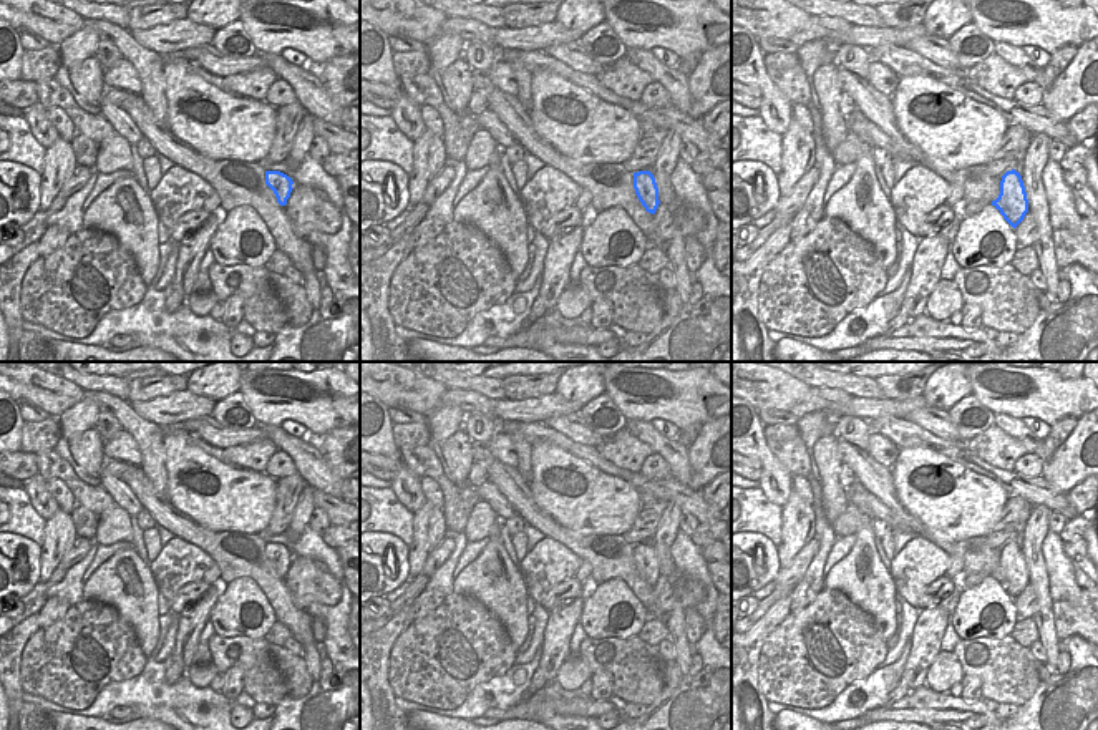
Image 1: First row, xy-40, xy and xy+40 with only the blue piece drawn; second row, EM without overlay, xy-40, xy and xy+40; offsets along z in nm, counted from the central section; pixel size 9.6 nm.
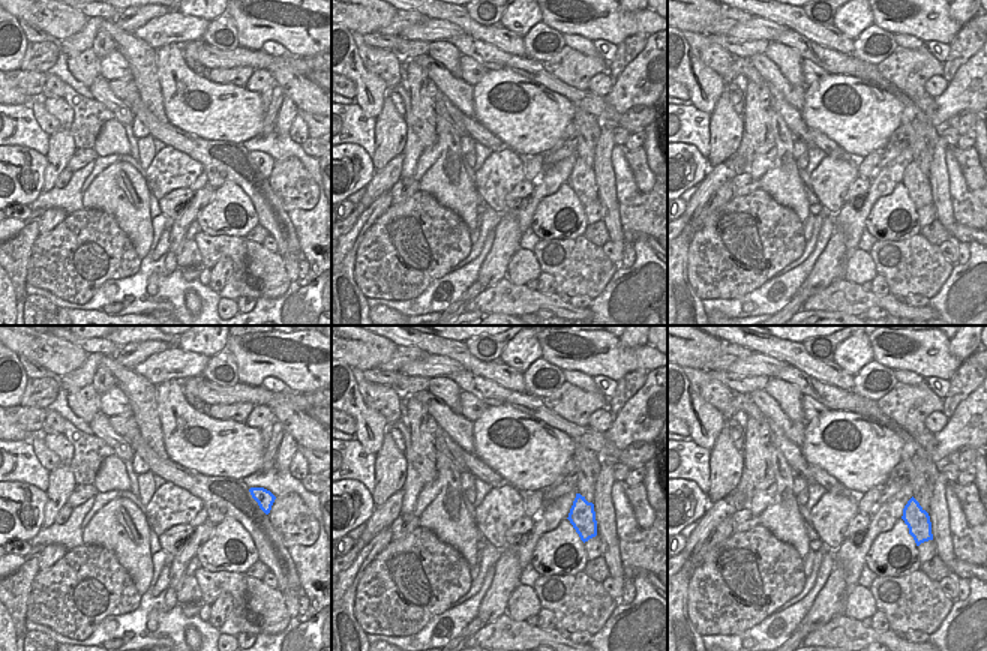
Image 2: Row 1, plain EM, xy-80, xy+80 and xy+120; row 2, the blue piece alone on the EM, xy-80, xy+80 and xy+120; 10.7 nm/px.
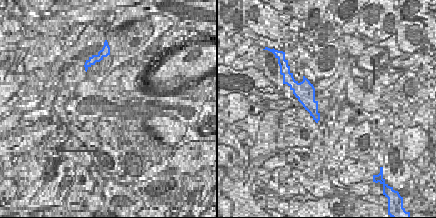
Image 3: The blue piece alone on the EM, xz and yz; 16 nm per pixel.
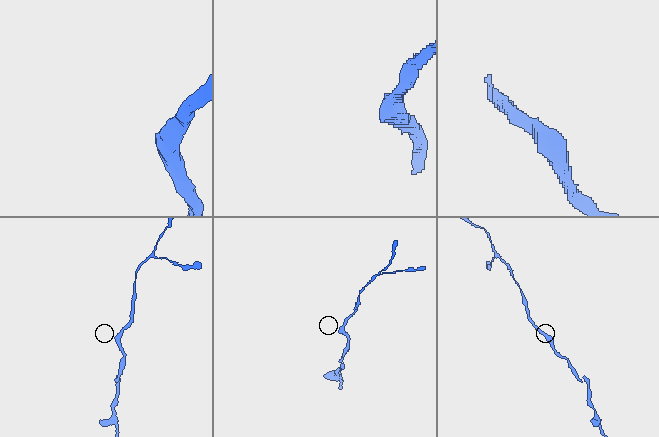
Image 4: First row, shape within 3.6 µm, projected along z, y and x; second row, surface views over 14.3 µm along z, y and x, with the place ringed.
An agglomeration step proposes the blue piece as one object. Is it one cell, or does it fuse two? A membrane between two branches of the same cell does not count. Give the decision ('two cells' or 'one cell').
one cell

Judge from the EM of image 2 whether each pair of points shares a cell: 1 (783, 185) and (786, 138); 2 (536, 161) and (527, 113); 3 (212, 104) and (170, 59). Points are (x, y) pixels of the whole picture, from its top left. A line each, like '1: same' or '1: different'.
1: same
2: different
3: same

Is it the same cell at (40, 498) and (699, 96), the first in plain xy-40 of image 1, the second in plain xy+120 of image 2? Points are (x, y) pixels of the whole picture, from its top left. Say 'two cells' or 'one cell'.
one cell

